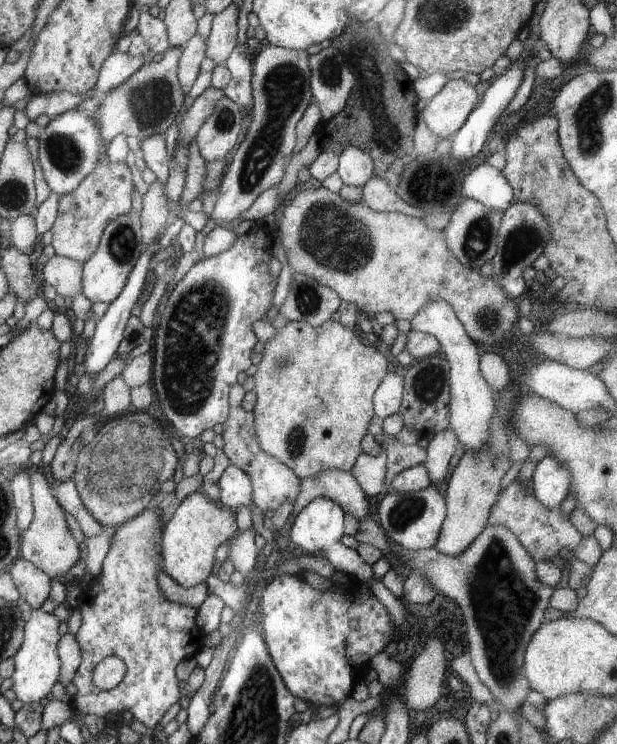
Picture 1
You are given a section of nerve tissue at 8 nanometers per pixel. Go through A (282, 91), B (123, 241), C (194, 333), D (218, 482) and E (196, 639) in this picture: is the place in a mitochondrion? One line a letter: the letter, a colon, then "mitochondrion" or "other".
A: mitochondrion
B: mitochondrion
C: mitochondrion
D: other
E: other

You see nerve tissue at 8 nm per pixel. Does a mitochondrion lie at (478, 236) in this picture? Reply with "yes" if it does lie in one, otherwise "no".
yes

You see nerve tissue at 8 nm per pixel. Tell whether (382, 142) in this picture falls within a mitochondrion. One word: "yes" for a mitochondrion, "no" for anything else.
no

